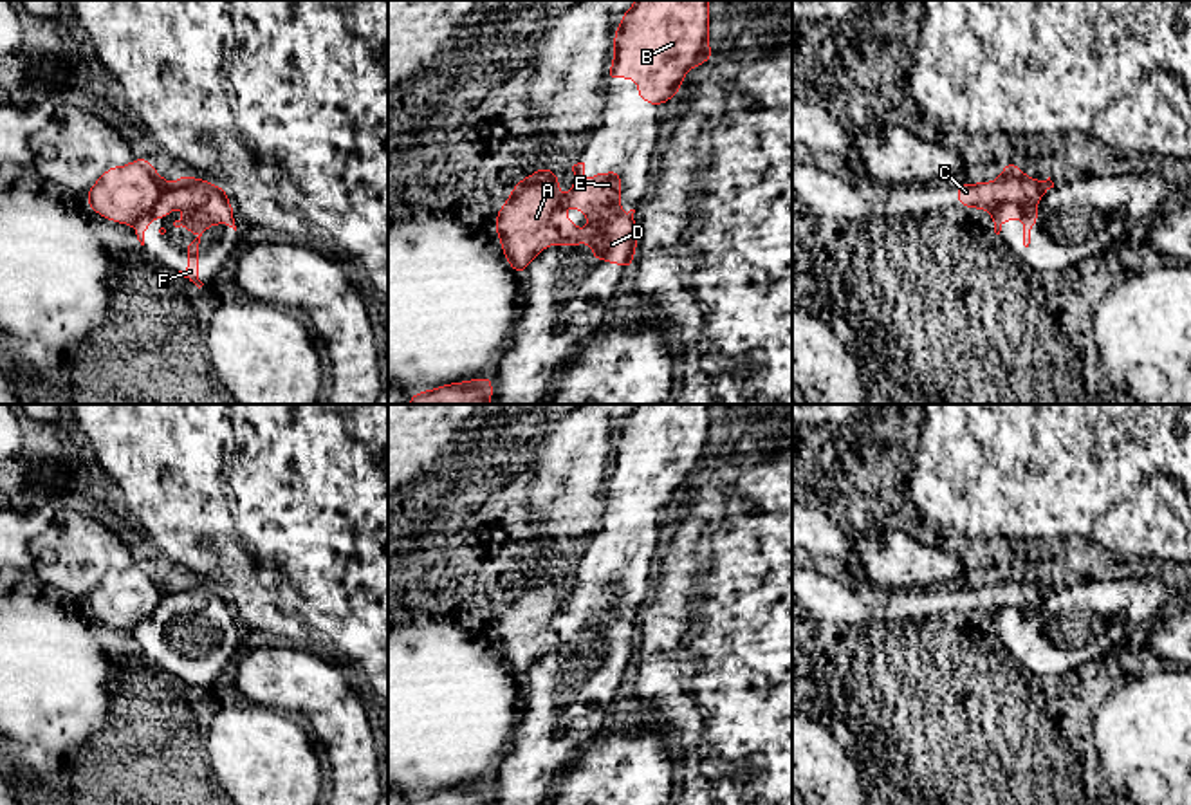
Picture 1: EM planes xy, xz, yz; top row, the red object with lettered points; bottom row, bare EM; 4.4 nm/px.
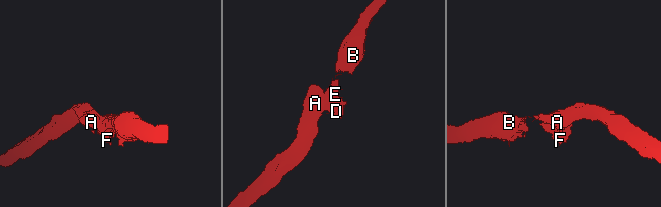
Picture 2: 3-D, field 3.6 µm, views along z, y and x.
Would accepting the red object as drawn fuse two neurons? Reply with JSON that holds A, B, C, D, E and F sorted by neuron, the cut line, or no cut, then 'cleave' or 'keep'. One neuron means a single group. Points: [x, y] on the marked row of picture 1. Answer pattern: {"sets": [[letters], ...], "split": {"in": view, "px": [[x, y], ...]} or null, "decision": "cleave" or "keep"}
{"sets": [["A", "C"], ["B", "D", "E", "F"]], "split": {"in": "xz", "px": [[562, 197], [553, 215], [554, 242]]}, "decision": "cleave"}

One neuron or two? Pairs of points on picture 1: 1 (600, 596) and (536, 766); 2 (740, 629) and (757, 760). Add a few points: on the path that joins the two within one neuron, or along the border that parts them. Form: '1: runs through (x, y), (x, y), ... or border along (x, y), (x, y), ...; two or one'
1: runs through (585, 638), (590, 659), (551, 704), (549, 724); one
2: runs through (757, 661), (757, 728); one

